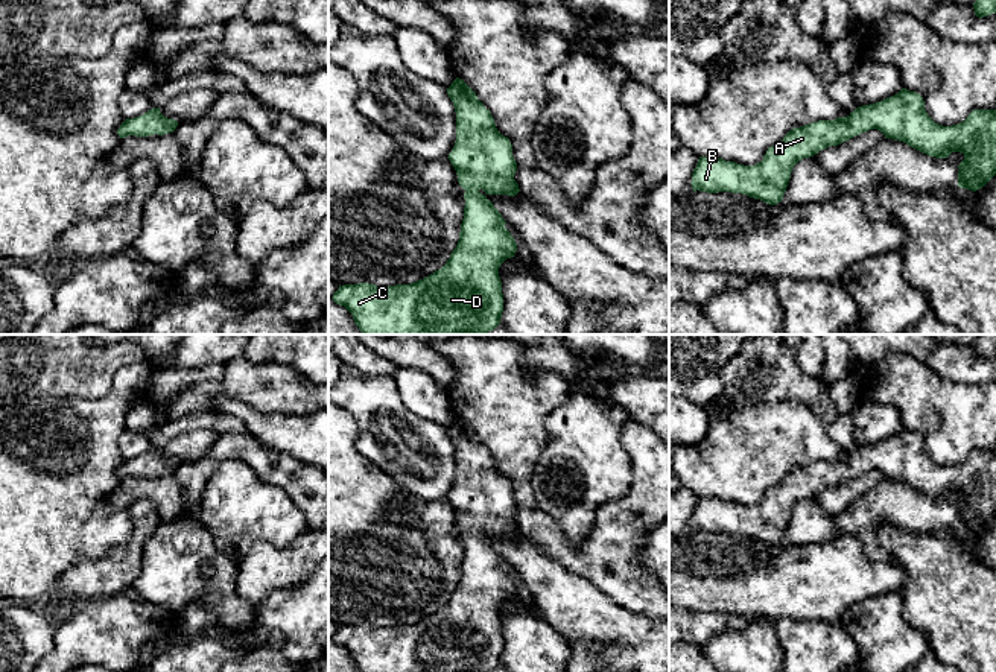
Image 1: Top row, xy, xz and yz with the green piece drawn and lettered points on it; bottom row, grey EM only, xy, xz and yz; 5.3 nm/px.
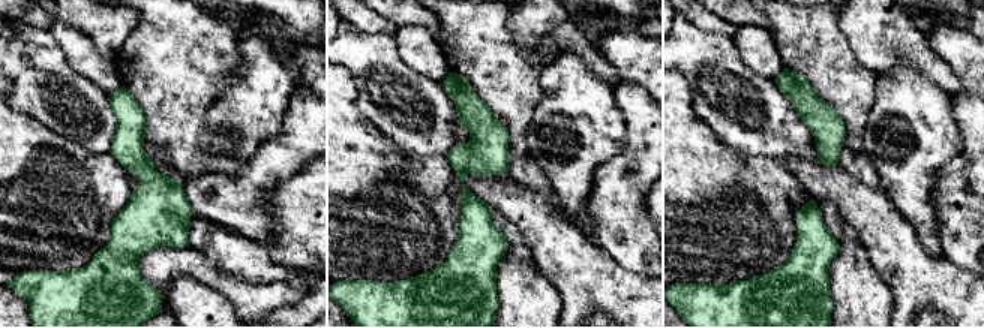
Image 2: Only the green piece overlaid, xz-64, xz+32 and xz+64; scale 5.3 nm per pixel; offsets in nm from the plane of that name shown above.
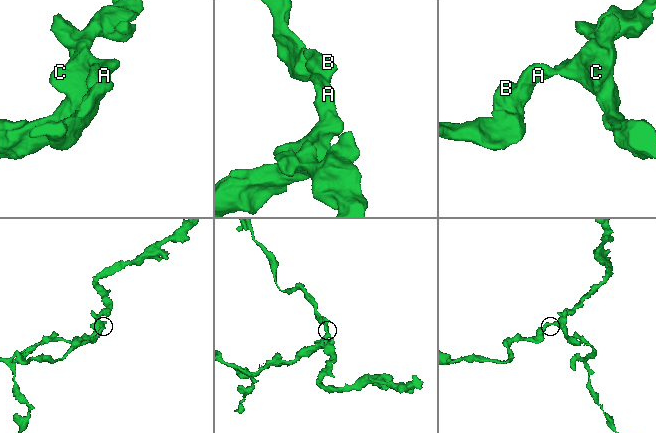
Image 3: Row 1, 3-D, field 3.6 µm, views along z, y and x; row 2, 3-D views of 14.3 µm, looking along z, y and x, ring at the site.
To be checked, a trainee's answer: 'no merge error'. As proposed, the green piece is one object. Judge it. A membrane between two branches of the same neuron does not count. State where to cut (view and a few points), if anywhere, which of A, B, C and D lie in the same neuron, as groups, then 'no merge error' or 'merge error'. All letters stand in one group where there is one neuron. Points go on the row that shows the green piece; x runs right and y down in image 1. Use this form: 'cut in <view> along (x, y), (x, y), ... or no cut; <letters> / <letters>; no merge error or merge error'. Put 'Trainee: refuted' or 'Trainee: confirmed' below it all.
no cut; A B C D; no merge error
Trainee: confirmed

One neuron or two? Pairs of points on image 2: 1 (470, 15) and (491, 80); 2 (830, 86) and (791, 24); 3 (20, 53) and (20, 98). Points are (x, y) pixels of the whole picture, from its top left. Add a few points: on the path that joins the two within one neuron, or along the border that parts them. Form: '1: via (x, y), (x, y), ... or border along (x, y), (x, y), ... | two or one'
1: via (474, 32), (477, 44), (491, 59), (491, 63) | one
2: via (830, 71), (828, 62), (806, 39) | one
3: via (20, 63), (20, 87) | one

